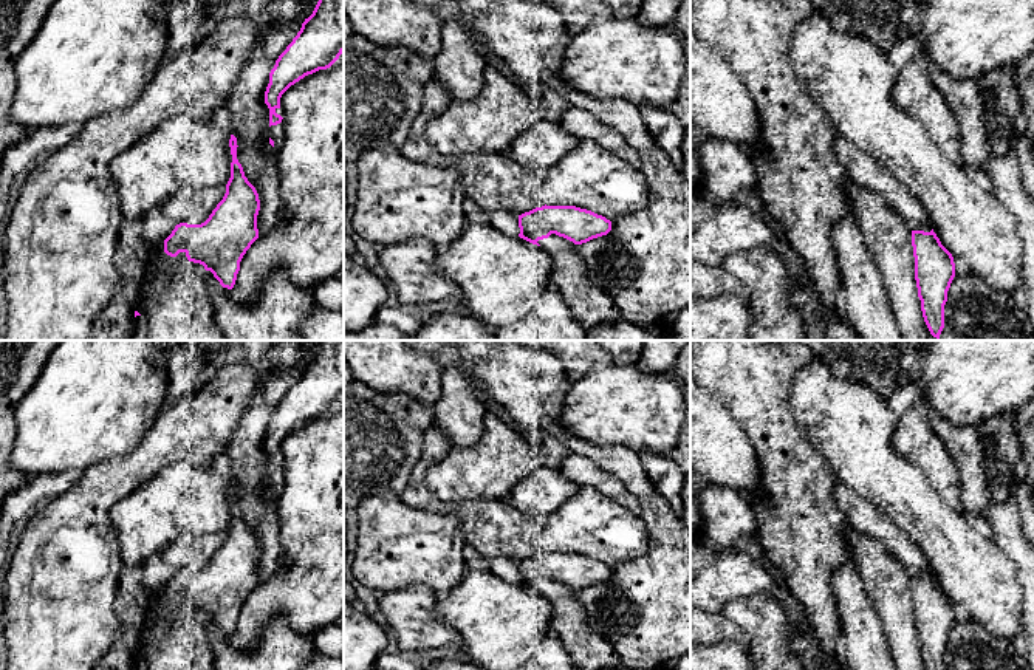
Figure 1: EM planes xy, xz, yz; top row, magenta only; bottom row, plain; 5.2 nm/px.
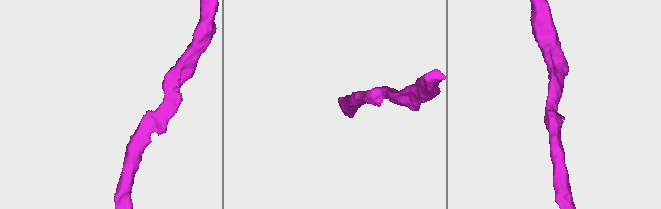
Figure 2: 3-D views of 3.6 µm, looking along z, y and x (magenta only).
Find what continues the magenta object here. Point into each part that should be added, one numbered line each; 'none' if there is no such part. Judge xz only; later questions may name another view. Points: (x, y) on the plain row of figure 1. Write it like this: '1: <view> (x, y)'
none

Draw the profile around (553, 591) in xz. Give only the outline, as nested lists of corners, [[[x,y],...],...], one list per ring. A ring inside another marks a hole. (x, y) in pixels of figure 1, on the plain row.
[[[551,580],[537,590],[551,602],[551,633],[562,639],[579,670],[615,670],[621,667],[619,655],[608,638],[591,627],[573,588]]]

